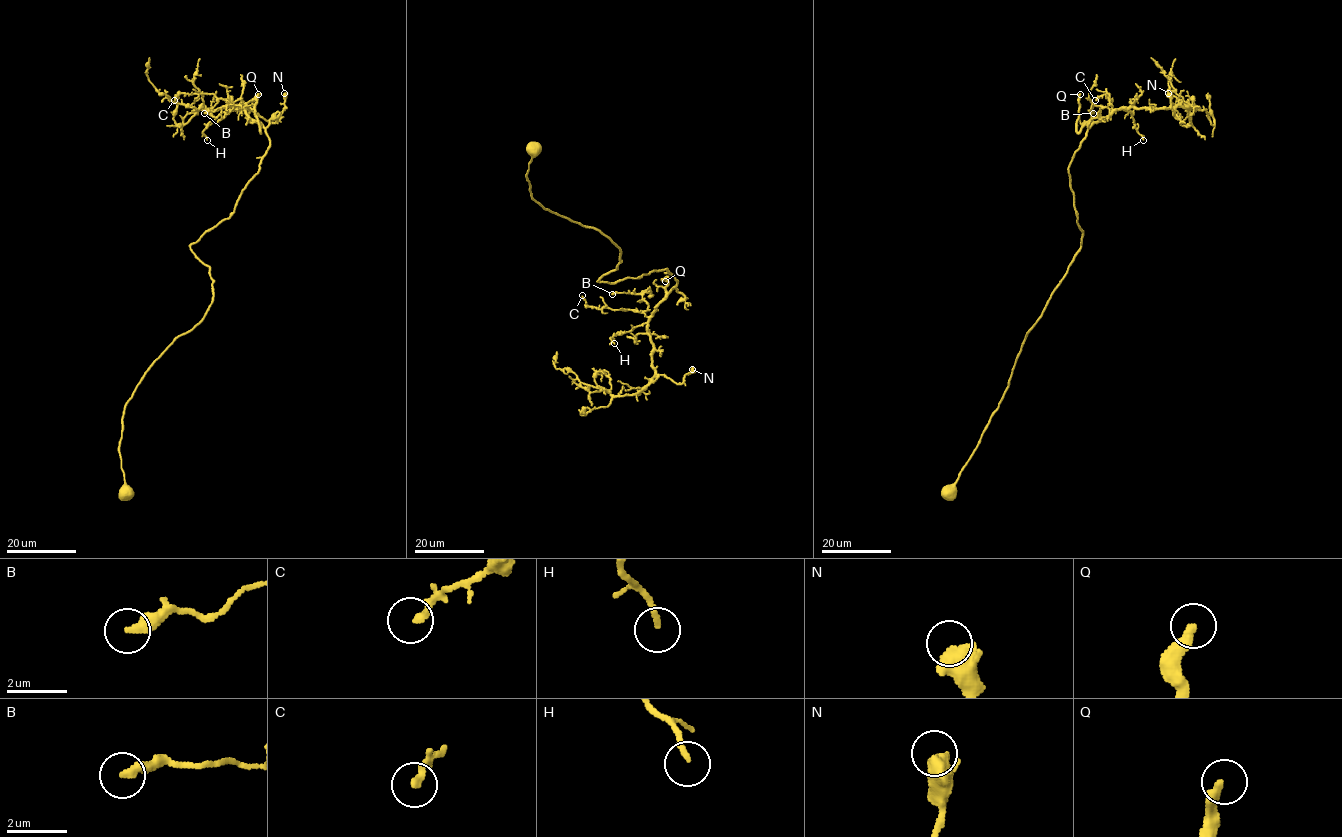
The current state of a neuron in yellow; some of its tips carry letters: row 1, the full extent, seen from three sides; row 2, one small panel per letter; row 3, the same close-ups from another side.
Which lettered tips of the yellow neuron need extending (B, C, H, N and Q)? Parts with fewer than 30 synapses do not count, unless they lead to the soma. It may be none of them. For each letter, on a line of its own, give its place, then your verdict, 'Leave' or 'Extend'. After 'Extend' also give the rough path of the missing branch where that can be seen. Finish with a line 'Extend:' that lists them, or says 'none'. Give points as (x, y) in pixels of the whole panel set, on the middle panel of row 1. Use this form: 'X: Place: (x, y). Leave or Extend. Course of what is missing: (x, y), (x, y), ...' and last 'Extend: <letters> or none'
B: Place: (612, 294). Leave
C: Place: (582, 295). Leave
H: Place: (614, 343). Leave
N: Place: (692, 369). Leave
Q: Place: (665, 281). Extend
Extend: Q

